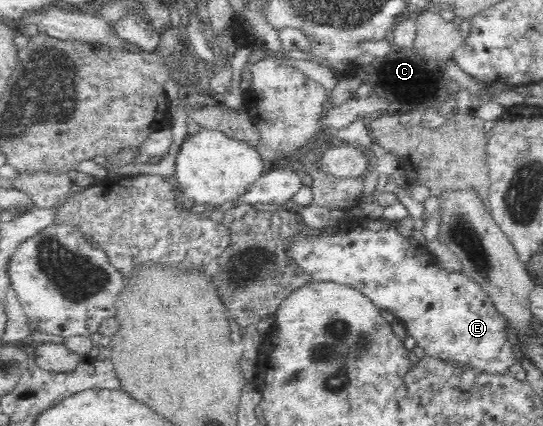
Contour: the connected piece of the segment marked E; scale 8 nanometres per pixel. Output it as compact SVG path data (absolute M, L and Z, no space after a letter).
M382 217L365 220L351 232L328 234L323 231L319 239L298 241L293 248L289 248L293 261L311 274L313 281L348 284L368 296L377 306L395 314L405 326L407 335L416 340L416 346L423 348L426 356L444 360L453 366L475 368L489 374L508 374L519 354L509 339L511 328L508 320L497 310L489 293L476 280L463 273L442 269L431 261L427 263L427 256L422 269L421 260L415 254L417 252L413 240L401 236L397 231L397 224Z

